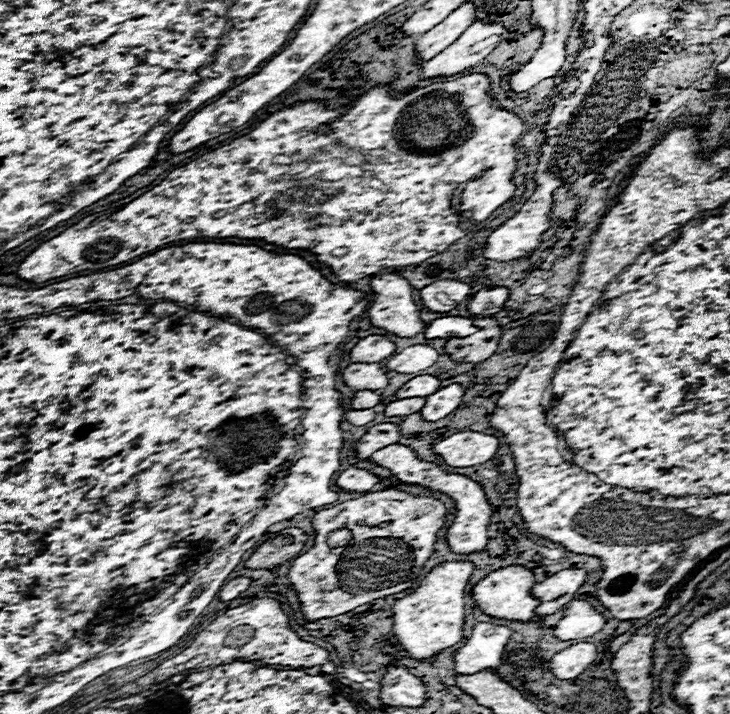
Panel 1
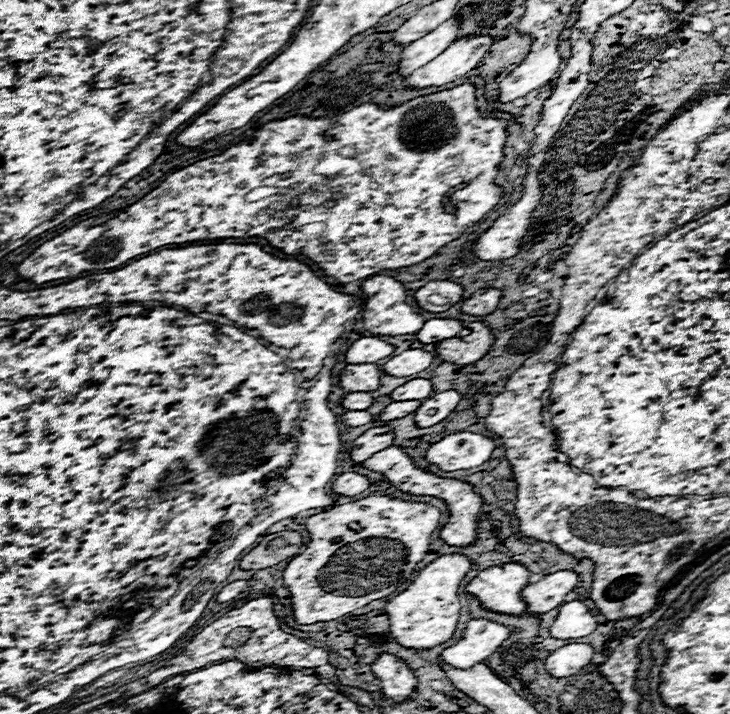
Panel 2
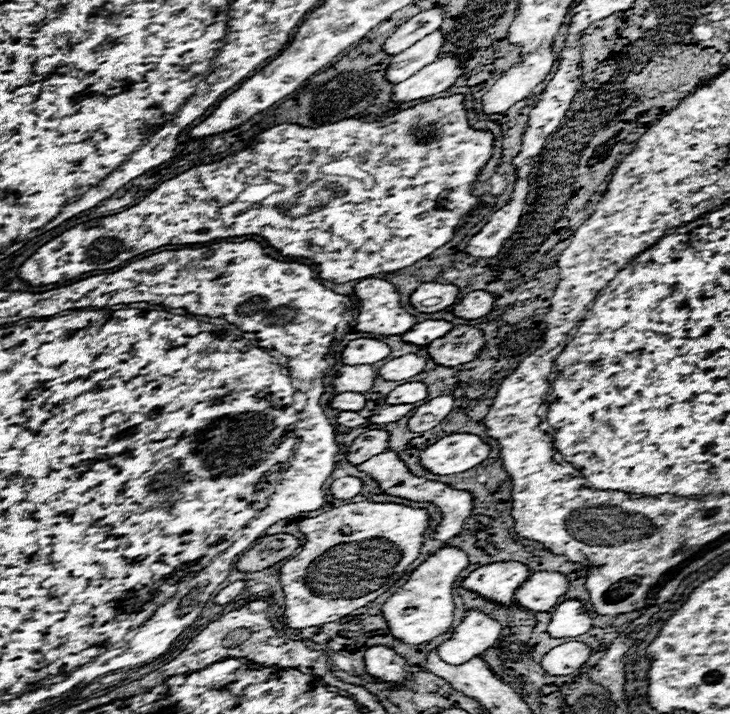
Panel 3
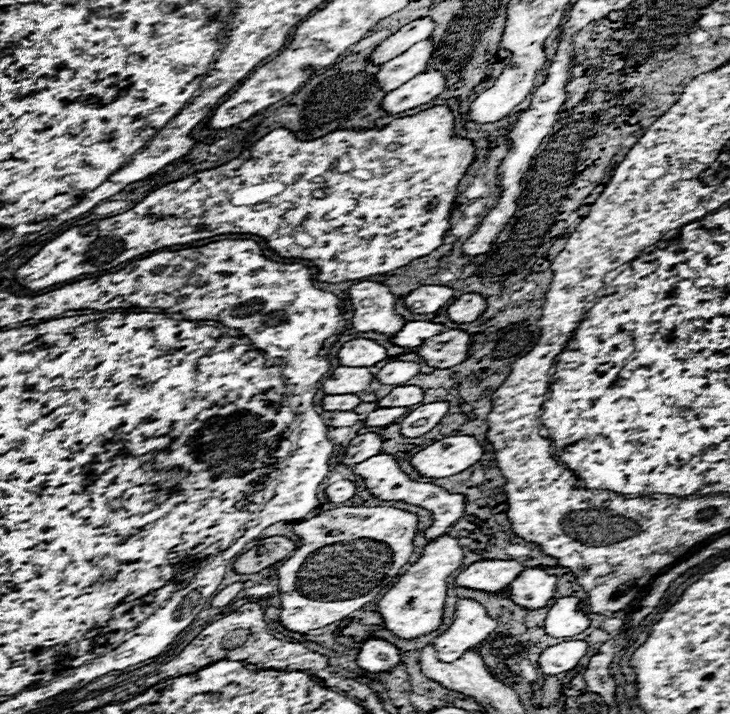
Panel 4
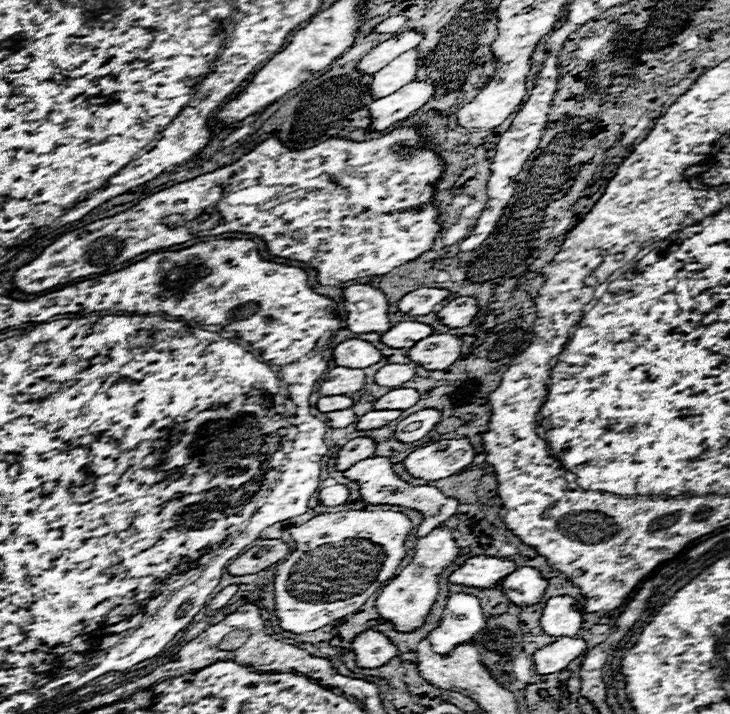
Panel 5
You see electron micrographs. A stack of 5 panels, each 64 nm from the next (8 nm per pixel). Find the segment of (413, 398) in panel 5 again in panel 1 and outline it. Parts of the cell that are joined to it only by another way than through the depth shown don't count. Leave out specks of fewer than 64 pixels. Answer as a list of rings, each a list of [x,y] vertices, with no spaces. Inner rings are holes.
[[[422,374],[412,378],[410,382],[406,382],[396,396],[398,398],[408,398],[408,396],[430,396],[432,392],[436,392],[436,388],[440,388],[440,380],[432,374]]]

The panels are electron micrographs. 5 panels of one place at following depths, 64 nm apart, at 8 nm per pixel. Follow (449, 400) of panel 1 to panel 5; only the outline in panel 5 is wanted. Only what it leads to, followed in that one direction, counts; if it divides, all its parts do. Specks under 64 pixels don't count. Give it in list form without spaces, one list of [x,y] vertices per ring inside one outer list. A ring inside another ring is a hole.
[[[436,408],[418,410],[396,426],[396,438],[400,442],[416,442],[424,438],[438,422],[440,422],[440,410]]]

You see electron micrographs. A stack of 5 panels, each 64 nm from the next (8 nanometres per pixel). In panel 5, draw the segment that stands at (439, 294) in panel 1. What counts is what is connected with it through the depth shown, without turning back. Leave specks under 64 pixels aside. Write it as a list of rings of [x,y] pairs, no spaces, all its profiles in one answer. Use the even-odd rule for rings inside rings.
[[[418,288],[414,292],[408,292],[398,302],[398,308],[410,316],[424,316],[430,314],[448,296],[450,292],[446,288]]]

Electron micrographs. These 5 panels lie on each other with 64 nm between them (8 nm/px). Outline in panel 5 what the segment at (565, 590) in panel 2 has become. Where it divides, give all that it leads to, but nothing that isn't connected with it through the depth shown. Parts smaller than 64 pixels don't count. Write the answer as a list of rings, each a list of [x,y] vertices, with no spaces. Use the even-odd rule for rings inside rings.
[[[518,568],[504,582],[500,582],[500,590],[508,596],[510,602],[518,606],[534,606],[544,600],[548,588],[548,580],[536,568]]]

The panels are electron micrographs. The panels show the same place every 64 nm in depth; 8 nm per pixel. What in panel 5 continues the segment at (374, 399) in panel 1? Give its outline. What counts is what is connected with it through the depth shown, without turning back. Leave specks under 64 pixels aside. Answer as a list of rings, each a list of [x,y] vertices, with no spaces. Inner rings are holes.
[[[322,396],[316,404],[320,412],[334,412],[334,410],[346,410],[352,408],[354,400],[350,396]]]

